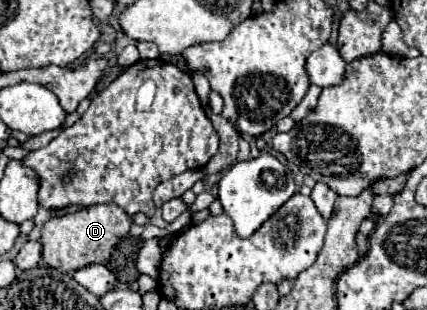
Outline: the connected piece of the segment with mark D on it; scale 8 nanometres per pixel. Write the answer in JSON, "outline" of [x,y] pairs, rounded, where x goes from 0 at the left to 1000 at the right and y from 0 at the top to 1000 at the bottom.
{"outline":[[[272,655],[215,661],[178,687],[126,700],[98,732],[98,771],[94,771],[103,797],[98,835],[108,855],[150,881],[178,874],[211,848],[248,848],[272,784],[300,758],[304,726],[309,726],[304,700]]]}

